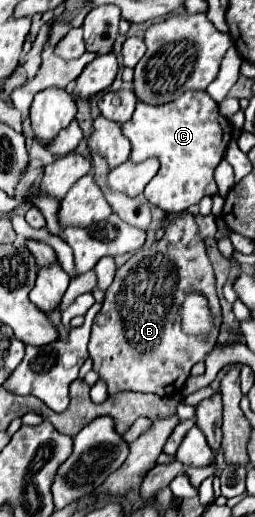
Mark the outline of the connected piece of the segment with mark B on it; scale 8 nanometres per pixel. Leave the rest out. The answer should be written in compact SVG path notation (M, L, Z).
M184 211L178 215L170 215L164 223L168 223L164 237L152 249L132 253L132 257L116 271L114 283L108 287L102 309L96 315L94 325L92 325L88 351L94 361L94 371L108 385L108 395L116 395L118 391L142 391L142 393L154 393L160 397L180 393L184 387L184 381L190 375L192 365L198 361L204 361L206 355L214 349L216 339L218 339L216 331L204 339L186 337L182 333L180 307L184 303L184 295L190 289L198 289L206 293L214 309L214 315L220 315L220 299L216 293L216 277L212 271L212 263L206 255L204 241L198 235L194 217Z

